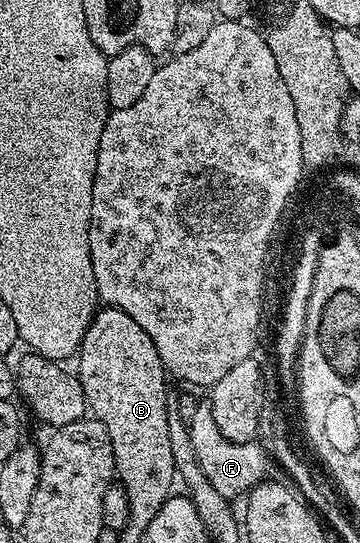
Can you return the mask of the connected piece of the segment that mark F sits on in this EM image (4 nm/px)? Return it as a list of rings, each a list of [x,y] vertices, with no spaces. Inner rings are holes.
[[[209,400],[198,401],[196,415],[192,415],[188,426],[195,459],[201,470],[204,471],[204,475],[208,477],[209,482],[213,487],[216,487],[216,490],[220,491],[220,495],[229,499],[235,499],[238,496],[241,498],[243,495],[249,494],[250,490],[267,476],[267,450],[257,440],[229,441],[219,427],[216,427]]]

